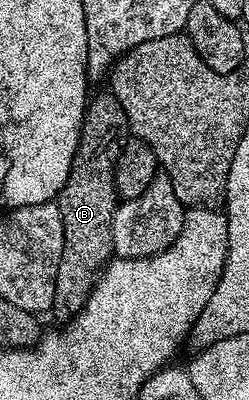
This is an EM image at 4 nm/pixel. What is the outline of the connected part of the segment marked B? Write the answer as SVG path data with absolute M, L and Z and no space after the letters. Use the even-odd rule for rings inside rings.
M104 91L91 98L84 107L84 122L80 128L78 139L78 151L74 151L74 163L70 167L70 175L62 187L58 204L62 215L62 231L64 242L62 243L62 259L58 259L58 275L54 279L54 303L51 312L56 313L57 322L67 323L80 312L80 308L86 303L86 299L92 294L92 288L104 266L113 260L112 236L110 235L110 223L114 219L114 211L118 204L116 196L116 164L120 149L124 145L130 130L126 111L122 111L122 103L110 91Z

